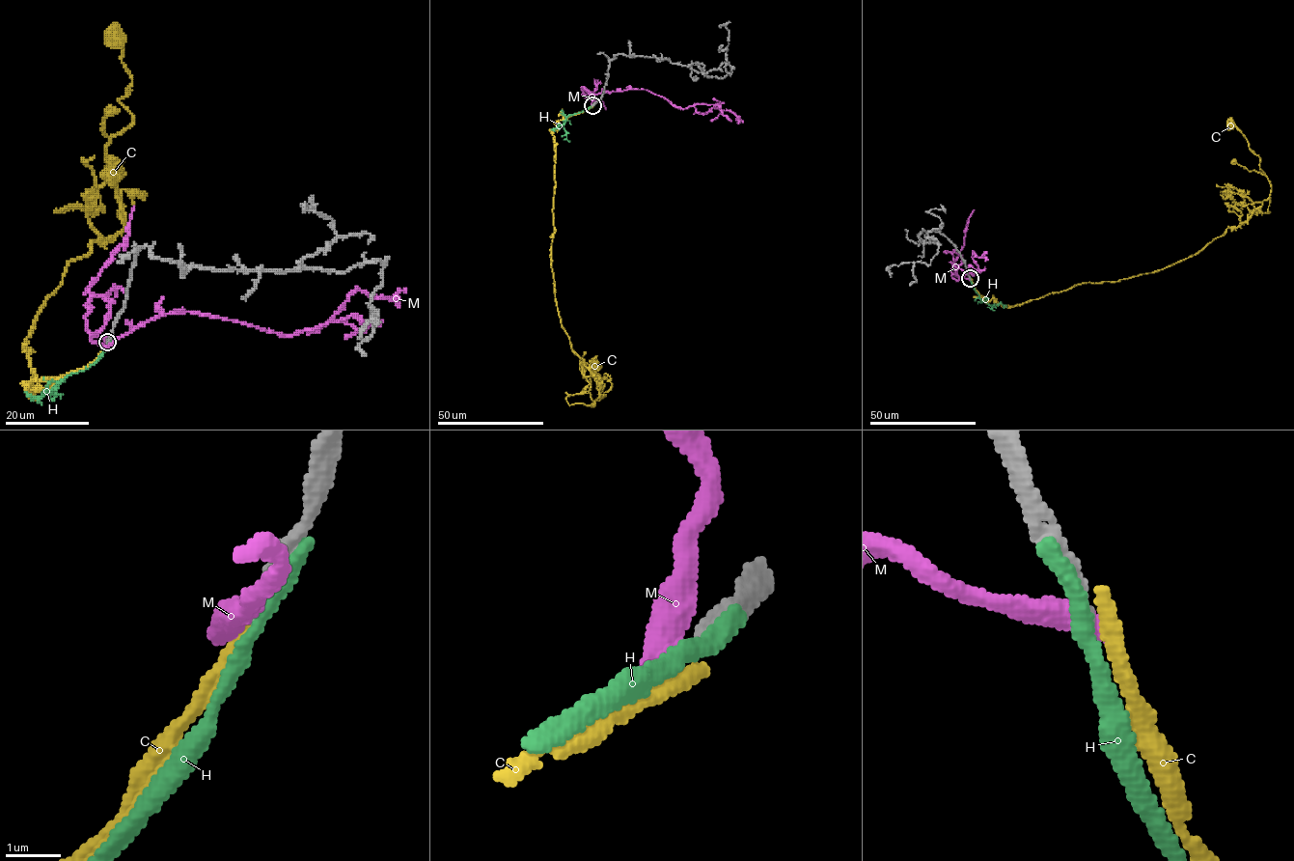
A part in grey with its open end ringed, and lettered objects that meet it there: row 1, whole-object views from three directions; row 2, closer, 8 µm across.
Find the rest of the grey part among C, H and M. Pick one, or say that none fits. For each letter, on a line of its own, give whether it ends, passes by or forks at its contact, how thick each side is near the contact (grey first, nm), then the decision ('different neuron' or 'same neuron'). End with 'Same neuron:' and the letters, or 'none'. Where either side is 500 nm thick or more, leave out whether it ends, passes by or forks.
C: it ends | 280/280 nm | different neuron
H: it ends | 400/380 nm | different neuron
M: 260/650 nm | different neuron
Same neuron: none

